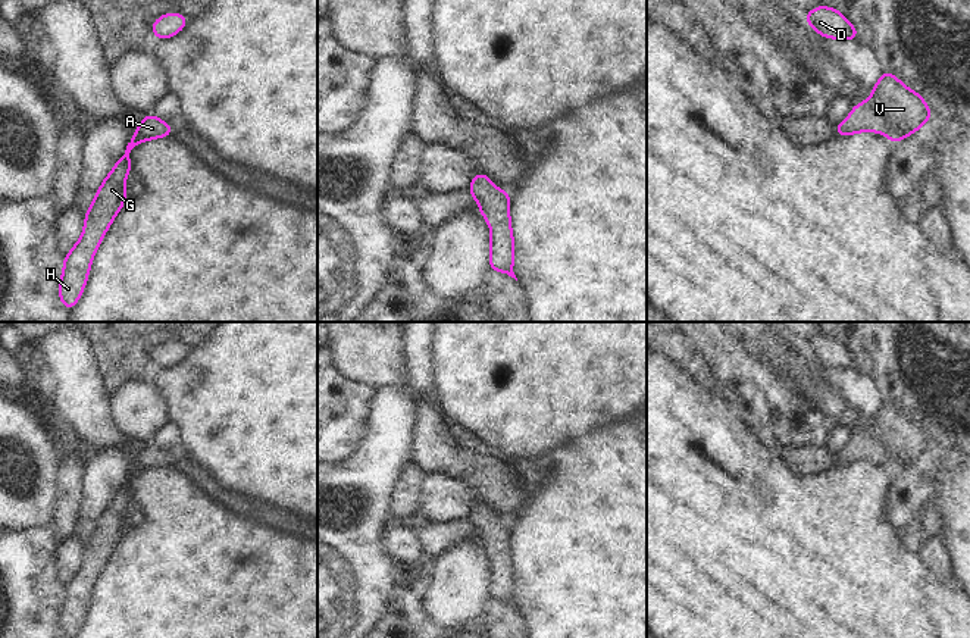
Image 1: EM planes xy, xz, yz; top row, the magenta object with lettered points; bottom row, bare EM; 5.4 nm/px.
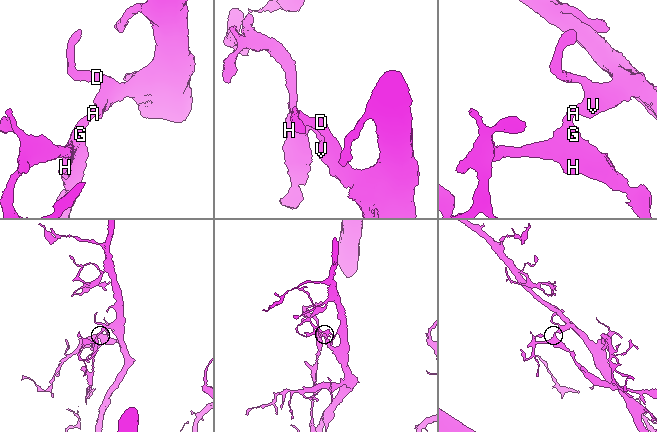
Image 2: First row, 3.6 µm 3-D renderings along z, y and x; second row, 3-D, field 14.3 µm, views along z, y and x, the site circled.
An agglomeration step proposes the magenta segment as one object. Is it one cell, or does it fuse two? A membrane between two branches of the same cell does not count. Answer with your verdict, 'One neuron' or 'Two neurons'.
One neuron

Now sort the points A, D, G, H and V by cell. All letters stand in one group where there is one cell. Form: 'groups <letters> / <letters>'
groups A D G H V

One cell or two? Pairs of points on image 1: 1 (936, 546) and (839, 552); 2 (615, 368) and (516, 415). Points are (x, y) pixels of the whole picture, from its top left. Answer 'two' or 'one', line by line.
1: two
2: one

